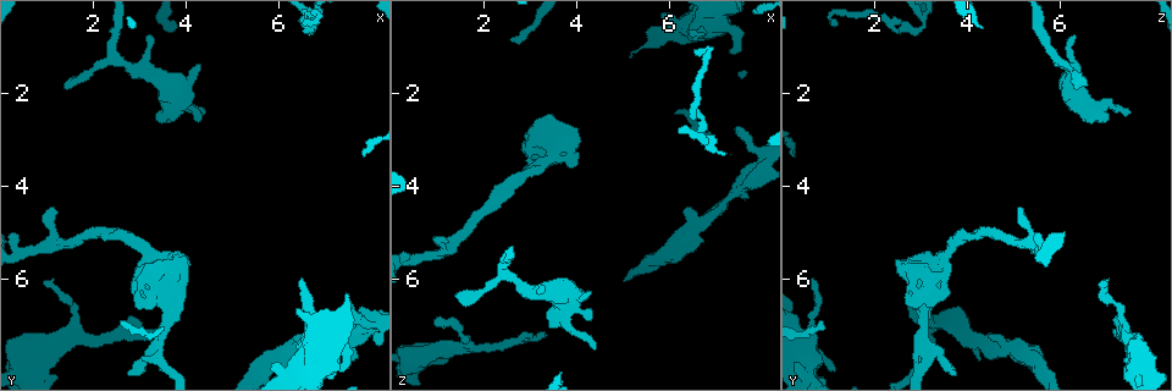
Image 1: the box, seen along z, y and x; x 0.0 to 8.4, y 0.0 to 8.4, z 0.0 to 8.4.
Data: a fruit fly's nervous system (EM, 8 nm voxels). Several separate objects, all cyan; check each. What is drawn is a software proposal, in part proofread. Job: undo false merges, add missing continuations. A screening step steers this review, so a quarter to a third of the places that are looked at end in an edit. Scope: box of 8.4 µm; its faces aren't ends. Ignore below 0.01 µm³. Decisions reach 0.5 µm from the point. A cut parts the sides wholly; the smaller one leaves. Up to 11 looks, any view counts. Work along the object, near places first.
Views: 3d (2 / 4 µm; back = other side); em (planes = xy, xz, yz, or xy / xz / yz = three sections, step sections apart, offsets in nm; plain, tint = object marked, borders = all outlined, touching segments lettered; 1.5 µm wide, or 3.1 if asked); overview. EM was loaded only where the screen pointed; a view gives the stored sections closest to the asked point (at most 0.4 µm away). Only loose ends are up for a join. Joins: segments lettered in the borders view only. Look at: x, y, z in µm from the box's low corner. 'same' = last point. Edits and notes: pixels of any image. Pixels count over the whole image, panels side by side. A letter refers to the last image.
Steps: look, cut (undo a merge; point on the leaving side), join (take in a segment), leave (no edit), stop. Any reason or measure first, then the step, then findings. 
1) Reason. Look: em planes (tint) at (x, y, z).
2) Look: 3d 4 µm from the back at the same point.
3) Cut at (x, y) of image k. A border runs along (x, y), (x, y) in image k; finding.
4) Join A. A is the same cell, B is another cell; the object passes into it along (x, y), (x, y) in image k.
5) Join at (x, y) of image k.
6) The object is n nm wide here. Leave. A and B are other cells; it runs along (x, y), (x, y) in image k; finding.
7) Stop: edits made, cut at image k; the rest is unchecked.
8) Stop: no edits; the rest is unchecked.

Look: 3d 4 µm at (1.40, 1.90, 6.30).

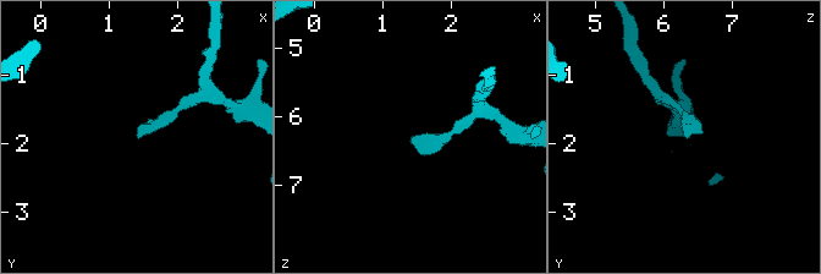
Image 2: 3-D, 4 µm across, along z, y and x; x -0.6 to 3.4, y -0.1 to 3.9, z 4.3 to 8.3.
Look: em yz step 8 (tint) at (1.45, 1.90, 6.30).

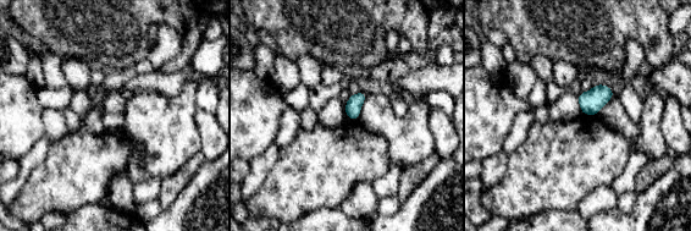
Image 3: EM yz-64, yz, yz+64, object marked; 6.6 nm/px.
Look: em planes (borders) at the same point.

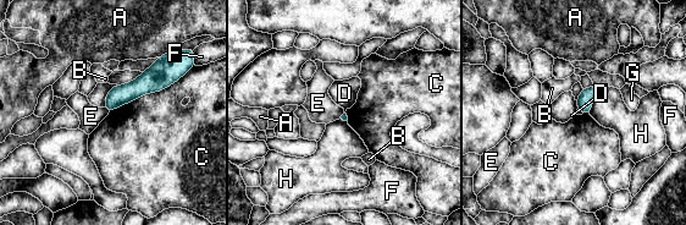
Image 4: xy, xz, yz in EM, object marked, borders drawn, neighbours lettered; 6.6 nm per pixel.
The longest contact is with C, 600 nm. Leave. A, B, C, D, E, F, G and H are other cells; no lettered segment goes on from it.

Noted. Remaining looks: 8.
Free end. Look: 3d 2 µm at (0.95, 6.10, 6.85).

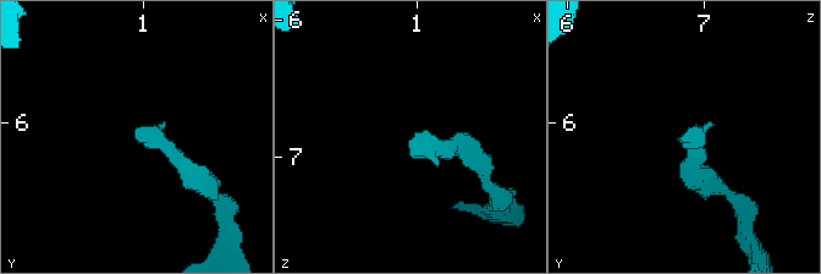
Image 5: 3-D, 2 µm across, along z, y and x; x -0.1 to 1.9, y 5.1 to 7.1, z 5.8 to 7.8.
Now the EM. Look: em yz step 8 (tint) at (0.94, 6.08, 6.88).

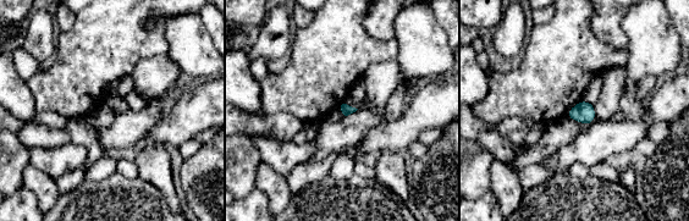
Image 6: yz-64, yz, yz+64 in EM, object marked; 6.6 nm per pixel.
Cut it another way. Look: em planes (borders) at the same point.

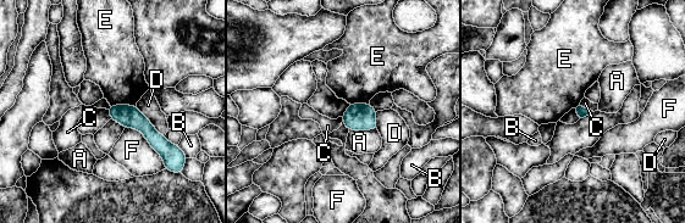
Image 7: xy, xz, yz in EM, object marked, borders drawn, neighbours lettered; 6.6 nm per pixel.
Leave. A, B, C, D, E and F are other cells; no lettered segment goes on from it.

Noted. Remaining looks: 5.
Free end. Look: em planes (borders) at (3.20, 0.75, 6.35).

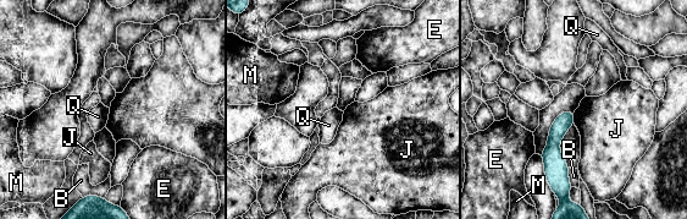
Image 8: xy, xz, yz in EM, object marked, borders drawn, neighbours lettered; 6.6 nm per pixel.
Leave. B, E, J, M and Q are other cells; none of them fits.

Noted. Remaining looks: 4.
Look: 3d 4 µm at (3.50, 2.60, 7.00).

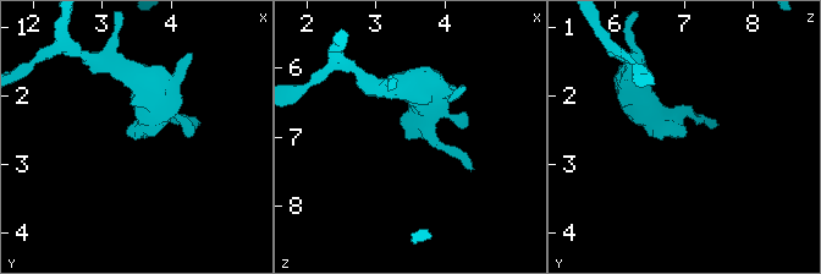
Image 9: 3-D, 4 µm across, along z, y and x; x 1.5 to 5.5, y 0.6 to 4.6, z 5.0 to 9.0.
Look: em 3.1 µm planes (borders) at (3.40, 2.65, 7.00).

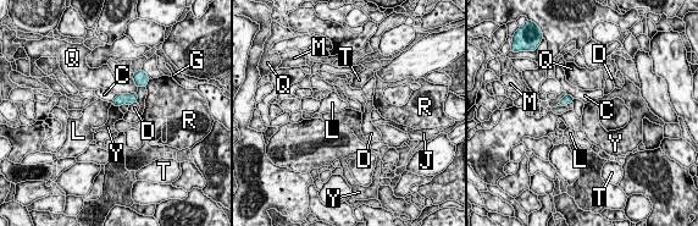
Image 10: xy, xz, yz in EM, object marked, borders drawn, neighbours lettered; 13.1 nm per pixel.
The longest contact is with Q, 260 nm. Leave. C, D, G, J, L, M, Q, R, T and Y are other cells; a border runs along (112, 104), (118, 108) in image 10; no lettered segment goes on from it.

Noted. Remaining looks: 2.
Stop: no edits; the rest is unchecked.

